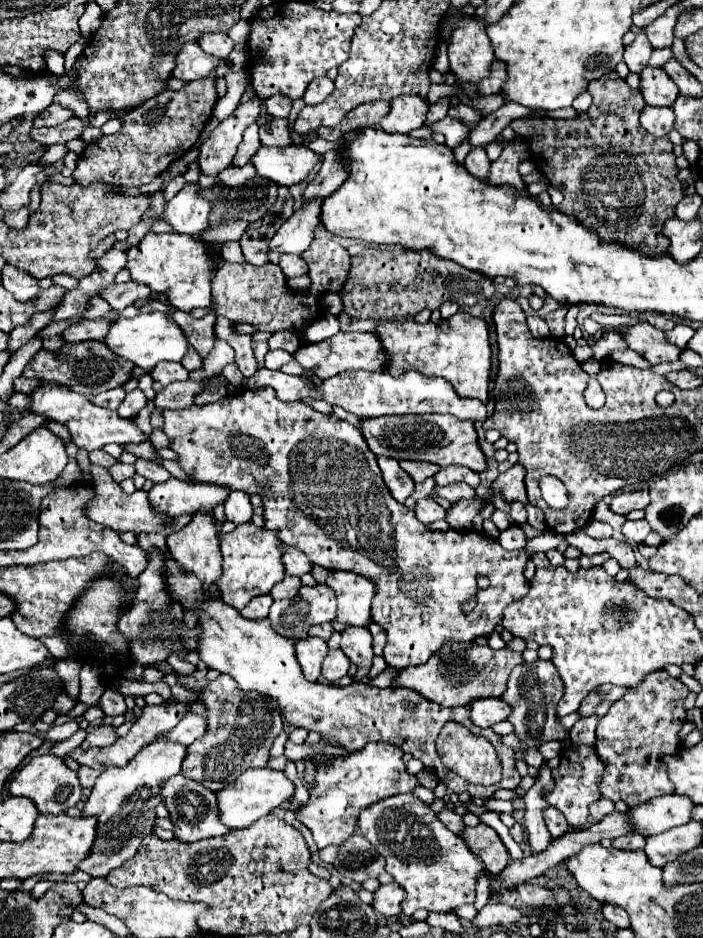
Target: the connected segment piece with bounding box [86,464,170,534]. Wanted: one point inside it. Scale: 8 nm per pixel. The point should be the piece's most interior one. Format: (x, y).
(111, 507)

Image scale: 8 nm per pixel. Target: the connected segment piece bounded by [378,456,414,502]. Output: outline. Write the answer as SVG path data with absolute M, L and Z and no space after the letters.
M378 456L378 466L382 470L382 476L384 476L384 482L386 482L390 494L398 502L404 502L414 492L414 482L408 476L408 472L404 472L400 468L398 460L386 458L386 456Z

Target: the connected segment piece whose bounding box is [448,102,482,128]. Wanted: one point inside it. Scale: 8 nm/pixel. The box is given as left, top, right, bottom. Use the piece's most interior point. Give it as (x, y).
(467, 114)

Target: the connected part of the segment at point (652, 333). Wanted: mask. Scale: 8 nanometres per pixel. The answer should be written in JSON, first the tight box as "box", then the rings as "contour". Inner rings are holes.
{"box":[590,312,680,366],"contour":[[[596,312],[590,316],[596,320],[602,328],[618,332],[628,348],[638,352],[644,360],[648,360],[652,366],[660,362],[674,362],[678,360],[680,348],[666,342],[666,336],[662,330],[656,330],[646,320],[638,320],[632,316],[608,316],[602,312]]]}

